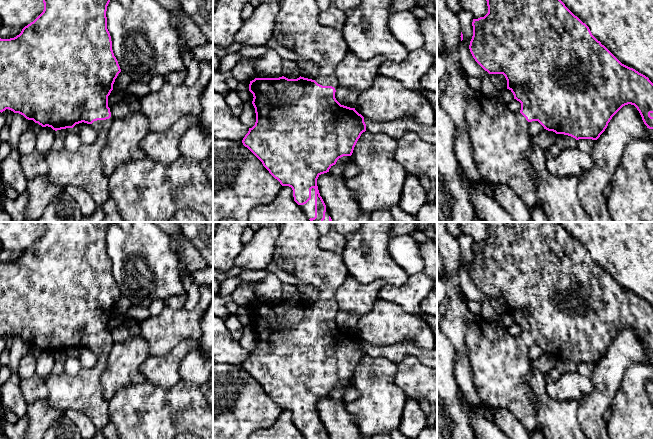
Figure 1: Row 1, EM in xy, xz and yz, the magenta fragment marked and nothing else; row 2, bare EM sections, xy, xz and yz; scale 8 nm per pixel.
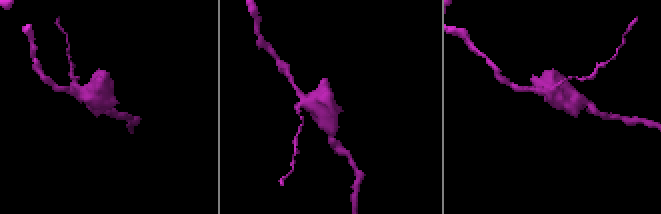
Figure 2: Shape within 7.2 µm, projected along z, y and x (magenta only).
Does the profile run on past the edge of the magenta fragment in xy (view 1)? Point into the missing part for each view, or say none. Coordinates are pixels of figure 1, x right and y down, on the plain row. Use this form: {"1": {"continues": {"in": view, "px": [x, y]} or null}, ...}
{"1": {"continues": {"in": "xy", "px": [82, 392]}}}

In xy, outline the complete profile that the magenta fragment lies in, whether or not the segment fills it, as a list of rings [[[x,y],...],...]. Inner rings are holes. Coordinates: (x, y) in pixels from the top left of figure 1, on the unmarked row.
[[[43,222],[44,234],[43,236],[30,248],[25,250],[21,257],[14,262],[1,263],[0,262],[0,336],[6,333],[23,339],[28,344],[33,344],[42,351],[51,351],[53,354],[61,354],[66,352],[73,352],[76,348],[87,347],[91,348],[93,353],[97,356],[97,363],[91,368],[82,367],[76,375],[69,375],[61,373],[56,376],[49,376],[46,378],[46,387],[48,389],[48,396],[46,401],[49,406],[66,411],[73,409],[84,413],[95,425],[97,429],[103,429],[110,421],[108,403],[103,396],[103,389],[101,386],[101,375],[105,371],[106,364],[110,350],[112,348],[112,341],[110,332],[108,331],[108,320],[113,314],[113,308],[118,298],[121,296],[120,290],[112,274],[112,265],[110,257],[107,253],[107,230],[112,222]]]

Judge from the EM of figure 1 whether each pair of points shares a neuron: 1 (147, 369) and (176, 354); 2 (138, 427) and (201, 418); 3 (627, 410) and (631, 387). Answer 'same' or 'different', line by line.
1: same
2: same
3: same

